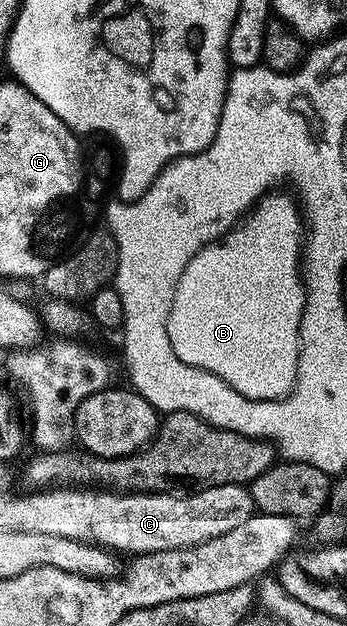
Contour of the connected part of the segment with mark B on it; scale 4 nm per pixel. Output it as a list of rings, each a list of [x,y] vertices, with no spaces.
[[[266,194],[257,201],[251,215],[244,219],[229,235],[220,242],[209,244],[183,270],[179,282],[175,286],[175,294],[171,302],[171,314],[167,318],[167,334],[171,339],[172,349],[180,361],[187,362],[196,368],[206,369],[208,372],[223,378],[228,385],[239,394],[243,394],[252,400],[280,400],[282,396],[289,395],[293,390],[298,372],[298,350],[301,345],[301,319],[305,309],[305,285],[303,272],[299,265],[303,260],[303,216],[299,211],[299,204],[292,195],[277,196],[278,194]]]

